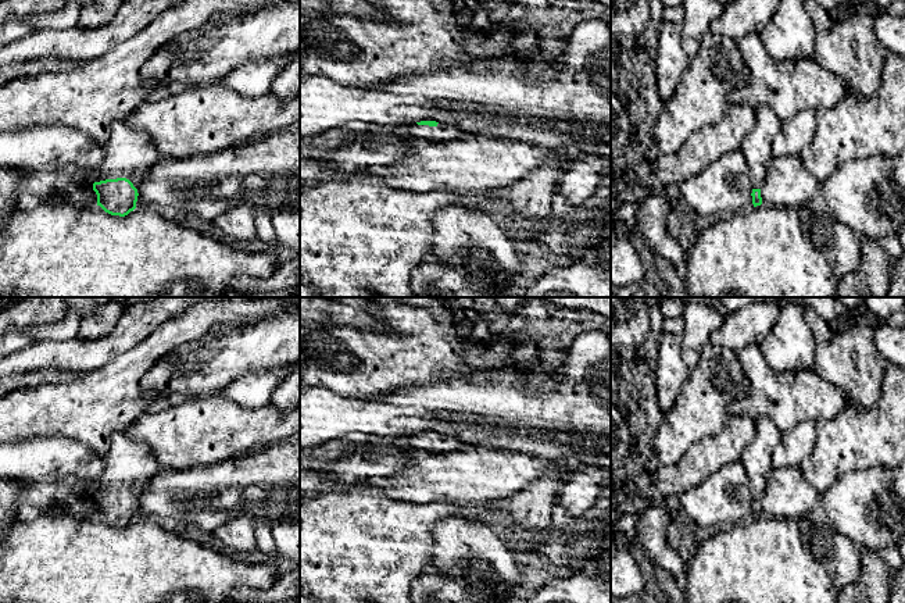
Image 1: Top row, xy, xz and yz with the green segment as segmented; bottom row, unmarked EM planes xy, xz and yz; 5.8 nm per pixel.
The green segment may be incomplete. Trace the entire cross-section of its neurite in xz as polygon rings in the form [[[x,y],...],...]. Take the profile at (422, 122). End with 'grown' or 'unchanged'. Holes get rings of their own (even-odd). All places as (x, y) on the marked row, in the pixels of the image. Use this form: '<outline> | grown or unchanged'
[[[436,121],[407,124],[401,126],[400,131],[404,136],[421,138],[426,140],[452,140],[465,136],[465,132],[458,131],[450,125],[439,124]]] | grown

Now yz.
[[[759,106],[756,108],[756,124],[740,147],[750,167],[754,207],[762,204],[761,188],[763,186],[765,172],[773,158],[772,142],[780,131],[780,125],[781,121],[775,115],[770,107]]] | grown

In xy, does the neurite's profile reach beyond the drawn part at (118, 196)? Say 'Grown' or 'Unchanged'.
Grown

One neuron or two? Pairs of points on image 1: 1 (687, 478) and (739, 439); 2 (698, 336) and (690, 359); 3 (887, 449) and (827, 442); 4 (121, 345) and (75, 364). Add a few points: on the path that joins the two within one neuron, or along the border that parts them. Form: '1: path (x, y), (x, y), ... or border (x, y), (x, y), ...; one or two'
1: path (700, 466), (714, 452), (726, 445); one
2: path (693, 342), (691, 353); one
3: path (872, 442), (843, 442); one
4: path (110, 346), (97, 353), (86, 354); one

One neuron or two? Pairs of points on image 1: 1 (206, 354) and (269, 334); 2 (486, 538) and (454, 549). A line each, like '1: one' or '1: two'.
1: one
2: one

